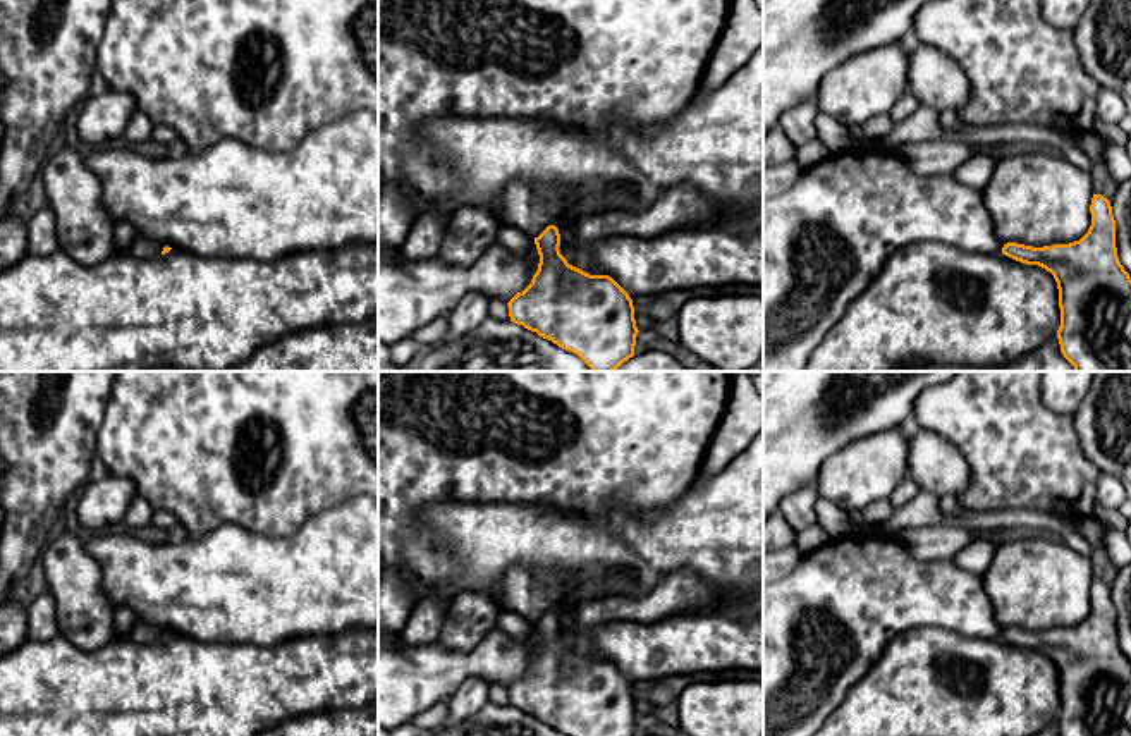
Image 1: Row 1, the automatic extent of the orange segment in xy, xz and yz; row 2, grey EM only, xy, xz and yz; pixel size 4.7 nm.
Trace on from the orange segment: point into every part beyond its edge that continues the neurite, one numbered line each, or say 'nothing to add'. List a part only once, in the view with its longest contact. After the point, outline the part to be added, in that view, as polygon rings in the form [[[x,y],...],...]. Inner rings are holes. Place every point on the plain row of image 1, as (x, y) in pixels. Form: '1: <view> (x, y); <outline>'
nothing to add

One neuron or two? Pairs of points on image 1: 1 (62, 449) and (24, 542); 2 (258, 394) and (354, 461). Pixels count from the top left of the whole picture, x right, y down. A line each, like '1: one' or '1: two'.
1: one
2: one

